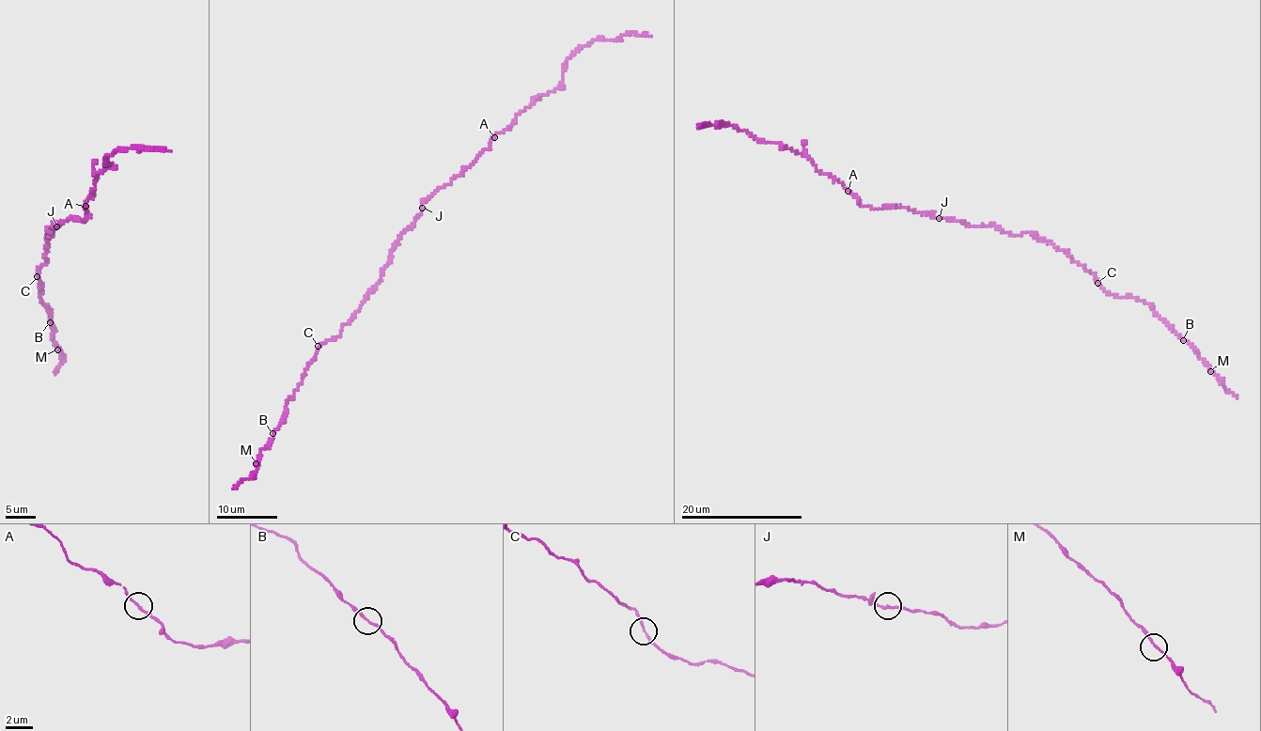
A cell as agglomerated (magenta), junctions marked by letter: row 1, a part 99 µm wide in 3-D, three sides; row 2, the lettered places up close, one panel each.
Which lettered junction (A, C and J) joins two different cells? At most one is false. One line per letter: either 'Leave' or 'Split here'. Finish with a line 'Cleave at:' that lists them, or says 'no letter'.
A: Leave
C: Leave
J: Leave
Cleave at: no letter

